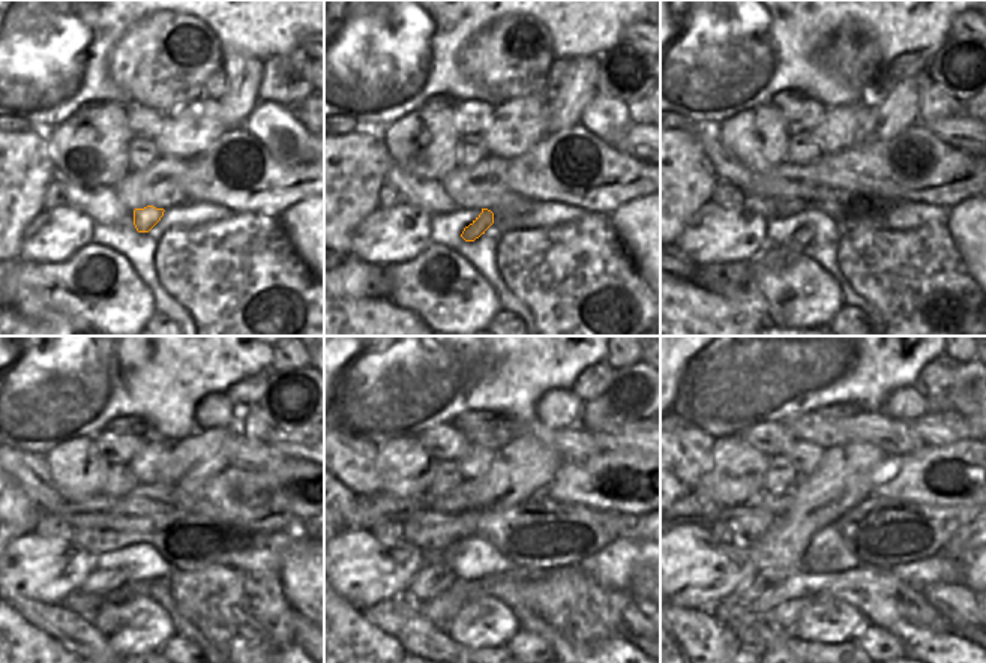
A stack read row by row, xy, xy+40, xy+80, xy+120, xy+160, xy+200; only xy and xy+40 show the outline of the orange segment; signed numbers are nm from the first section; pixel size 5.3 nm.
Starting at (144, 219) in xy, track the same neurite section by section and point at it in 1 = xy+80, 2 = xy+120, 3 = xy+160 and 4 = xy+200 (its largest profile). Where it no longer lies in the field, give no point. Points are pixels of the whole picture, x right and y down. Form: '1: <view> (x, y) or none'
1: xy+80 (805, 234)
2: xy+120 (99, 581)
3: xy+160 (434, 579)
4: xy+200 (764, 579)

